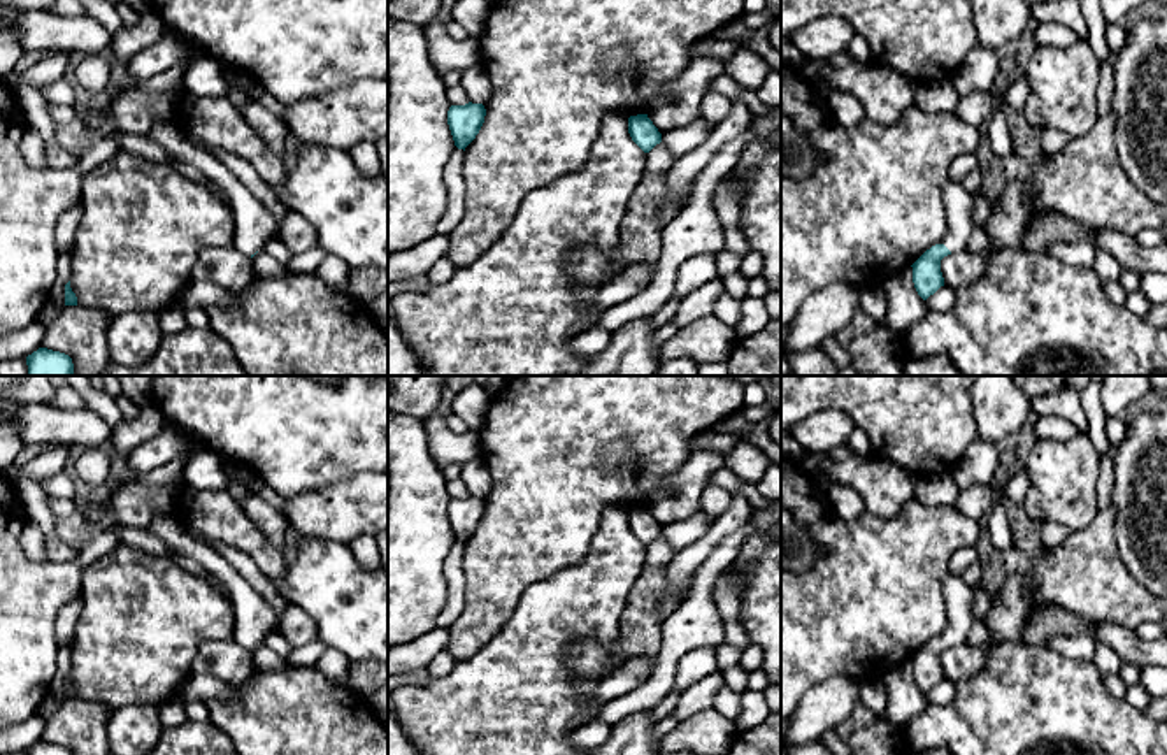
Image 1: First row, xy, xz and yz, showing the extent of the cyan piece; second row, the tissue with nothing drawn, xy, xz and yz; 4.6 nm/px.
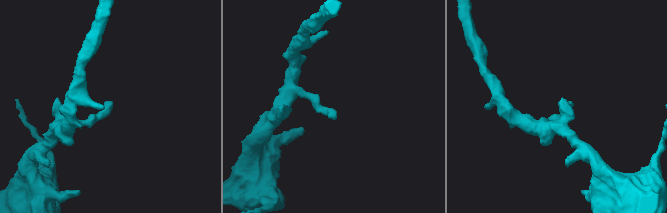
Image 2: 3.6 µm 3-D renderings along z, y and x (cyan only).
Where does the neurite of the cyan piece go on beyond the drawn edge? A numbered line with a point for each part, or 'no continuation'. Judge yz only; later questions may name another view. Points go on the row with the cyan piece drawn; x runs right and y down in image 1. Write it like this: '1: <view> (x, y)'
1: yz (959, 204)

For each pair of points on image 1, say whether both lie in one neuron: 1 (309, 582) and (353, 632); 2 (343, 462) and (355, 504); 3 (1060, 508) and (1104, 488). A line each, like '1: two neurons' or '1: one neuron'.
1: one neuron
2: two neurons
3: two neurons

